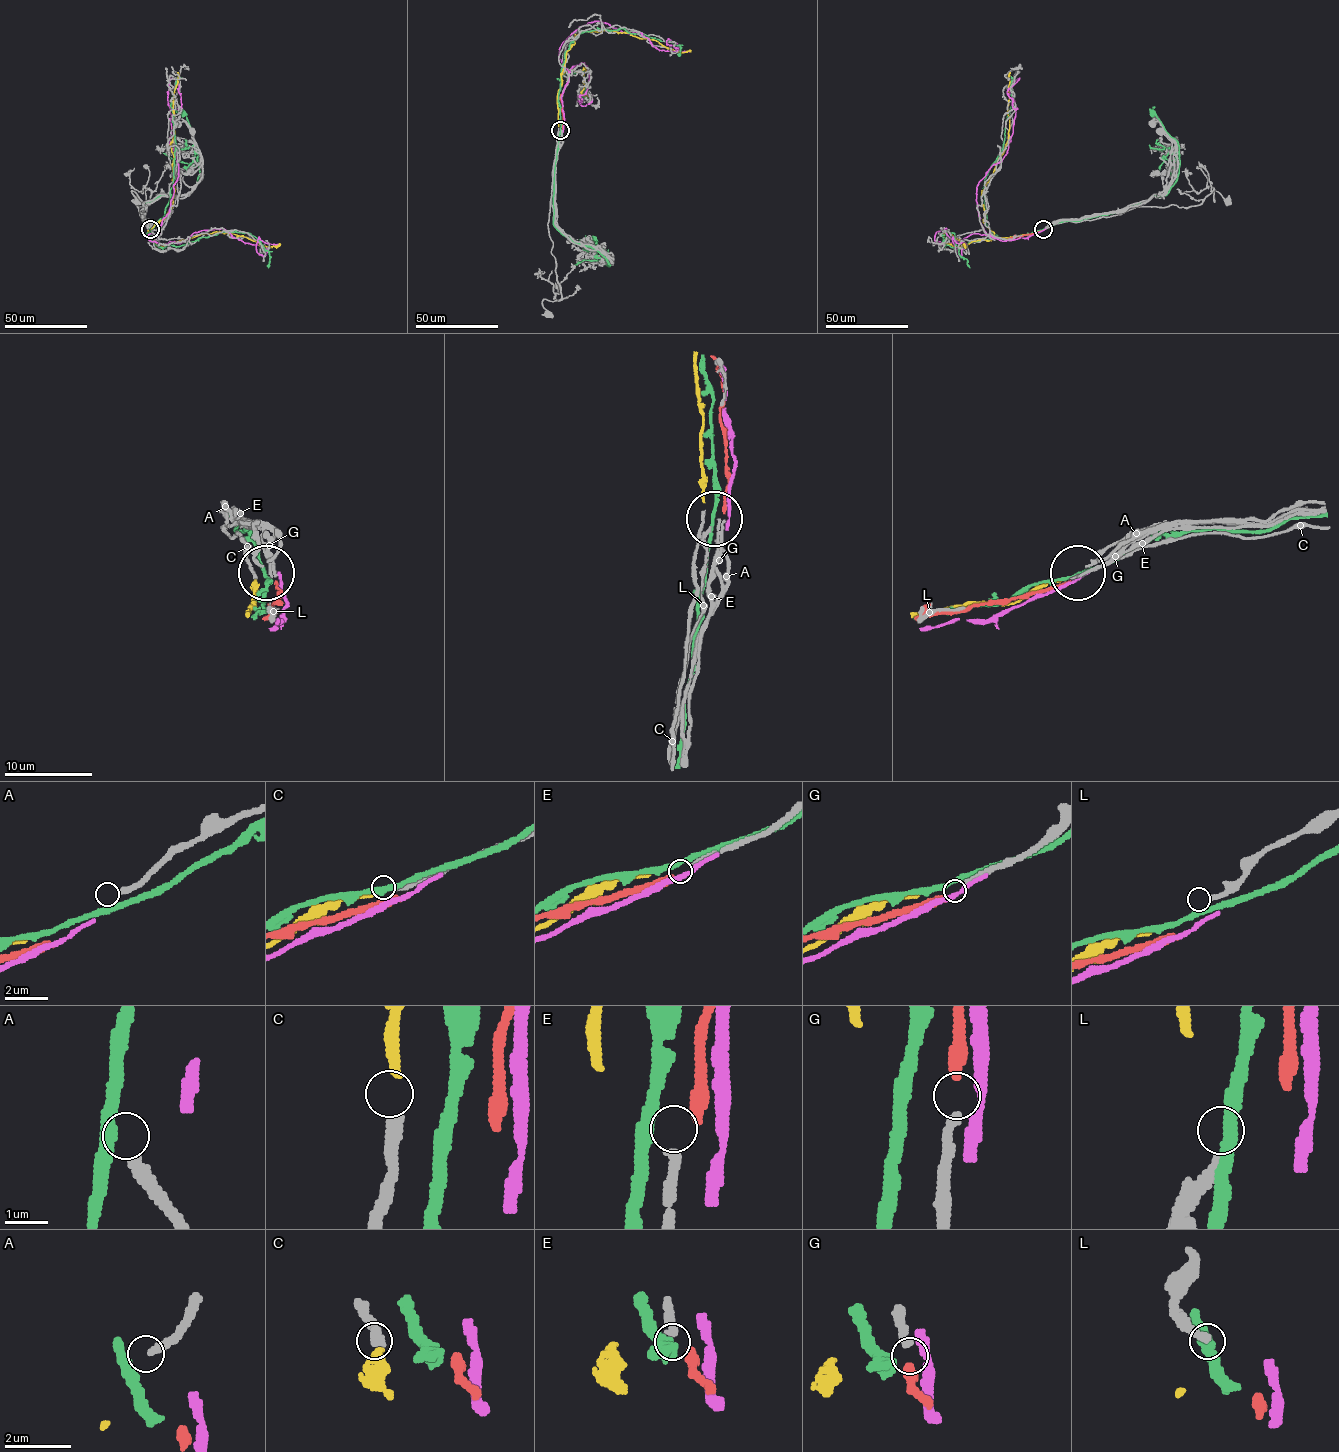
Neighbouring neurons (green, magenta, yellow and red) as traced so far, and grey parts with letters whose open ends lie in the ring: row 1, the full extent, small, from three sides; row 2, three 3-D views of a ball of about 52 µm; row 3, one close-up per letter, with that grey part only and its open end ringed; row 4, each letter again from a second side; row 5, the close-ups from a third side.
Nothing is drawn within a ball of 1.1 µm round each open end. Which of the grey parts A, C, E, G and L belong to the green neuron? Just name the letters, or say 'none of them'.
none of them

